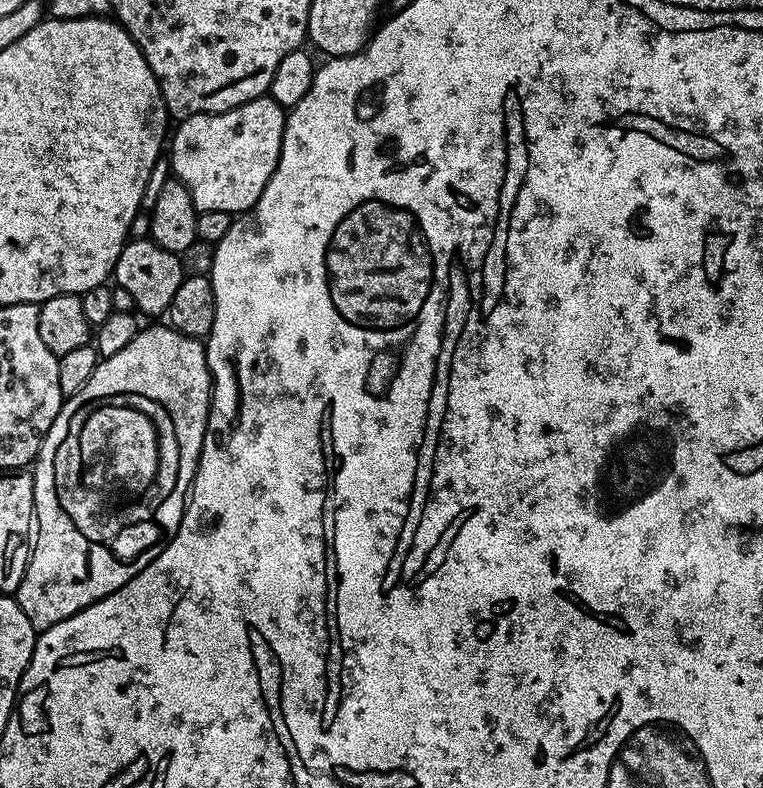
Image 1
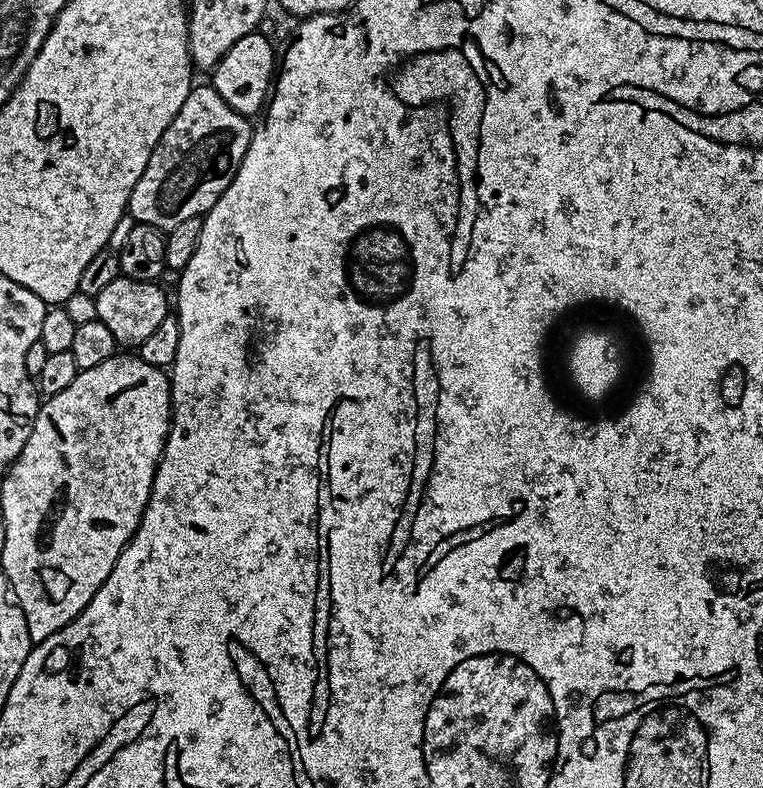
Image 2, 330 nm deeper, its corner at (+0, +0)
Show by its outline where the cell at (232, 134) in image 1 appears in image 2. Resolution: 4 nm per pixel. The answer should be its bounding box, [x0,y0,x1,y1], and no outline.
[127,86,253,230]

